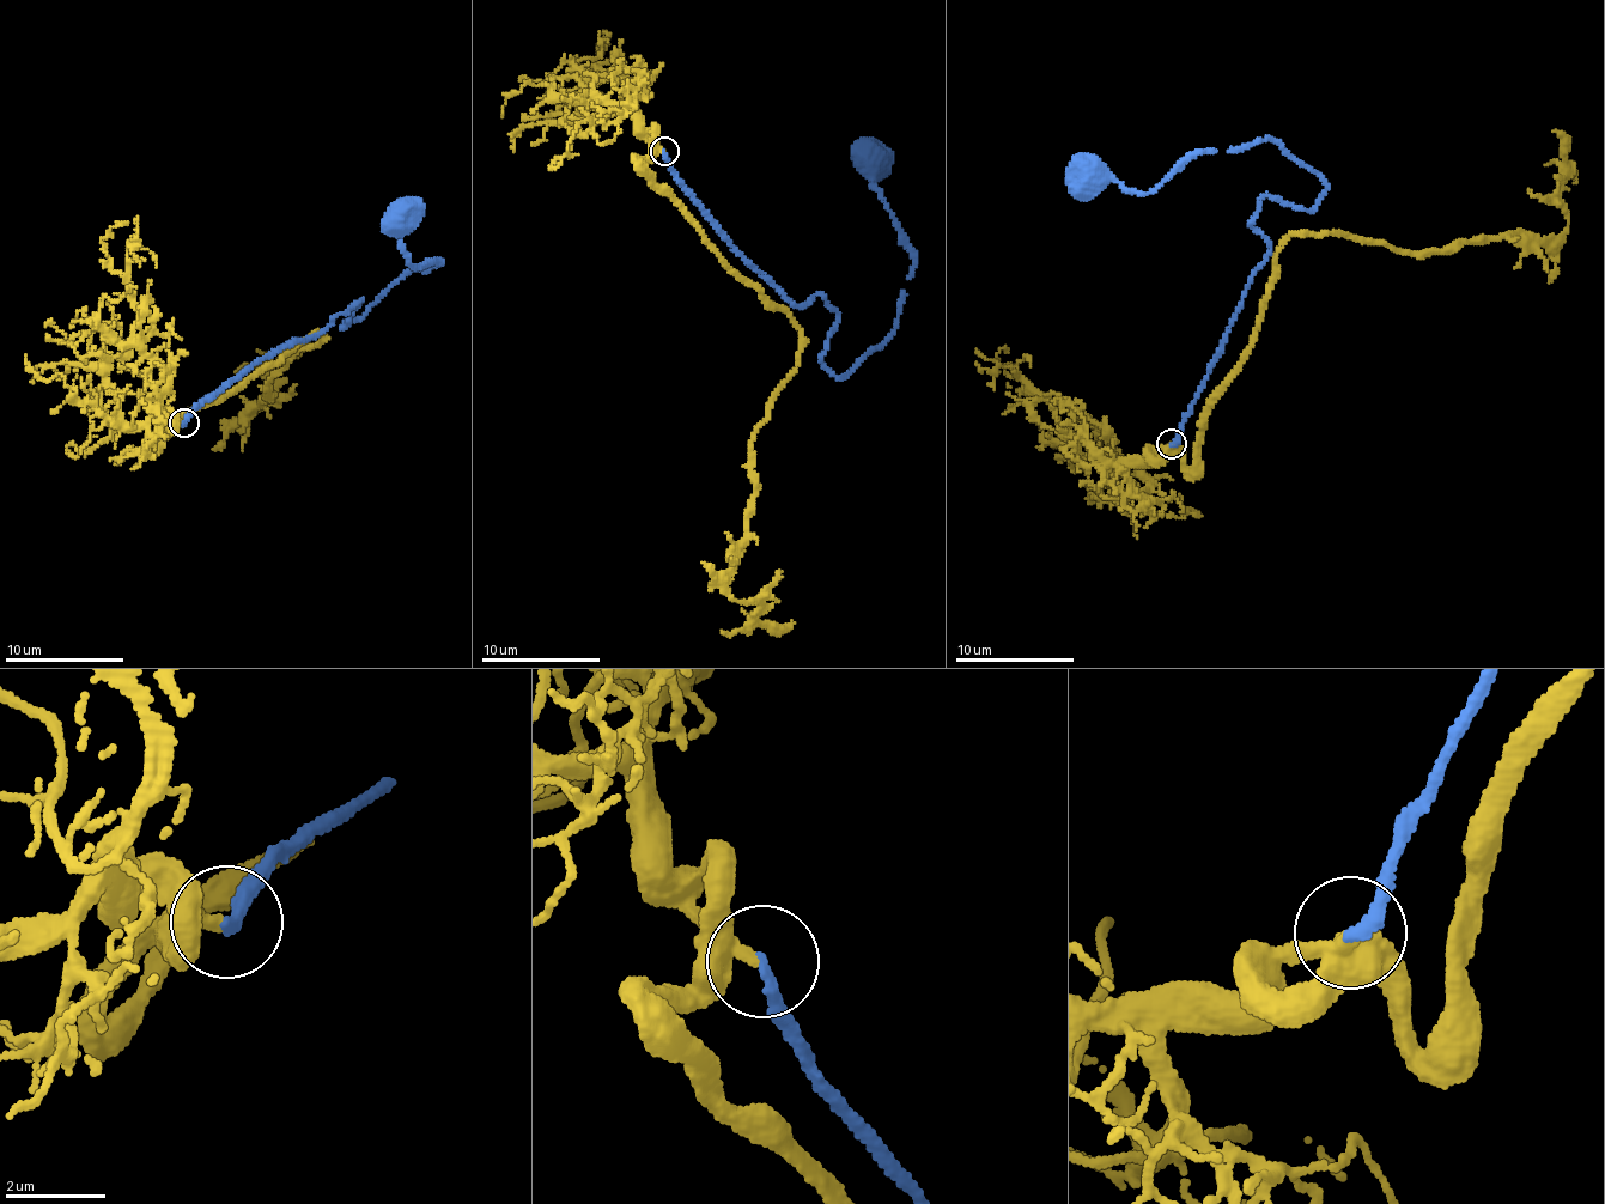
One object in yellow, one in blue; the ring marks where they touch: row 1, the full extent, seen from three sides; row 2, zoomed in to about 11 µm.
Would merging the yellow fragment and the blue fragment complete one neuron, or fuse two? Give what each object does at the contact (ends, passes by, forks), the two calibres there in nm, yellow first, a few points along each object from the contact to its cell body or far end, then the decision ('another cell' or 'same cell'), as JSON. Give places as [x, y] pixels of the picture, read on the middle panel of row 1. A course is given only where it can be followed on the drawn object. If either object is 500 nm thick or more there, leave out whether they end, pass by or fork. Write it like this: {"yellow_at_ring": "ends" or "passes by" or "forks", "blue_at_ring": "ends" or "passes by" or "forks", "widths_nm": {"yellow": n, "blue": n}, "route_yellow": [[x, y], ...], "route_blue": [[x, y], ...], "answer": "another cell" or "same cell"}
{"yellow_at_ring": "passes by", "blue_at_ring": "ends", "widths_nm": {"yellow": 320, "blue": 280}, "route_yellow": [[663, 151], [637, 160], [649, 178], [800, 332], [752, 442], [727, 588], [758, 601], [759, 620], [791, 620]], "route_blue": [[663, 151], [794, 303], [831, 306], [822, 356], [839, 376], [888, 336], [913, 262], [863, 170], [869, 144]], "answer": "same cell"}

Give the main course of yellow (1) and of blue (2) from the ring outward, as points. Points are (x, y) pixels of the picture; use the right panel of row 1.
1: (1171, 443), (1190, 468), (1204, 407), (1250, 344), (1292, 235), (1411, 251), (1558, 236), (1552, 131)
2: (1171, 443), (1268, 250), (1258, 206), (1311, 208), (1326, 188), (1269, 140), (1186, 153), (1147, 193), (1067, 171)

